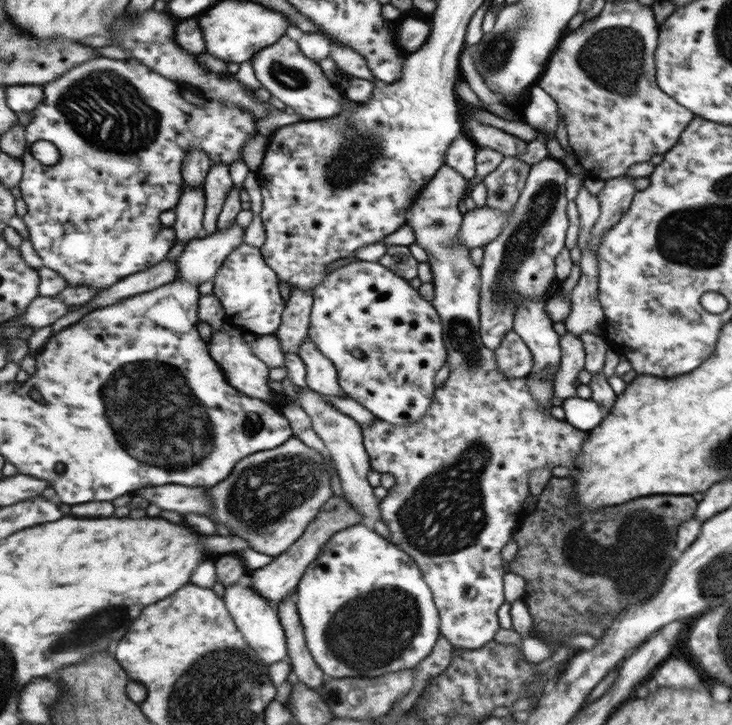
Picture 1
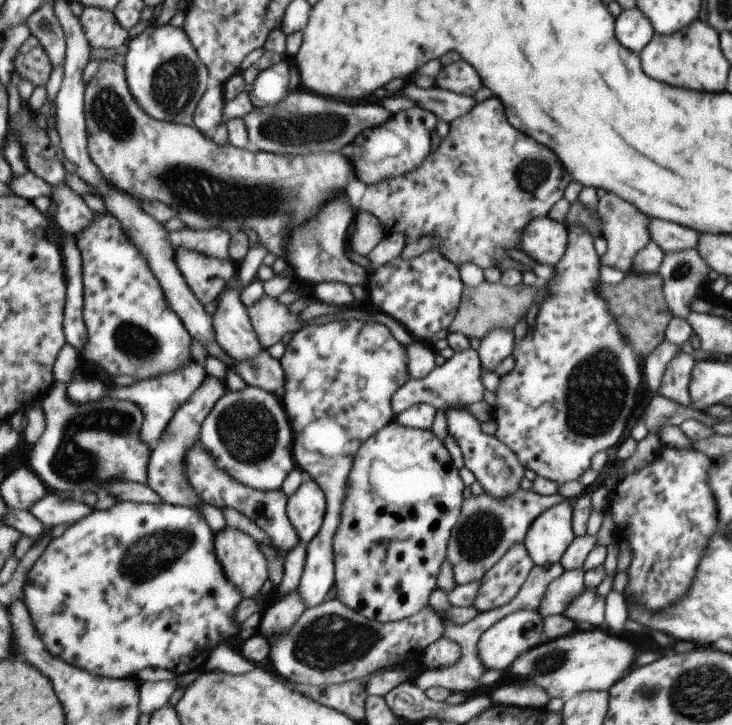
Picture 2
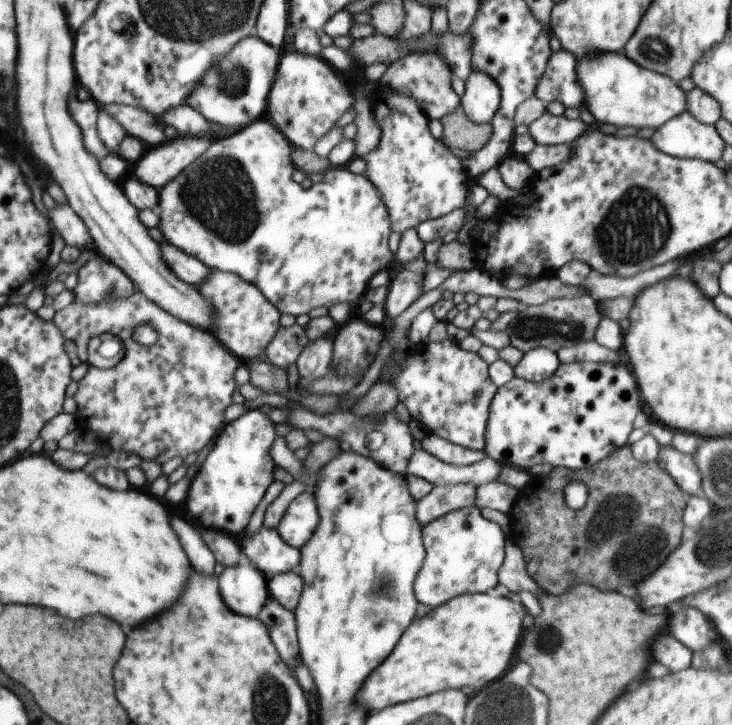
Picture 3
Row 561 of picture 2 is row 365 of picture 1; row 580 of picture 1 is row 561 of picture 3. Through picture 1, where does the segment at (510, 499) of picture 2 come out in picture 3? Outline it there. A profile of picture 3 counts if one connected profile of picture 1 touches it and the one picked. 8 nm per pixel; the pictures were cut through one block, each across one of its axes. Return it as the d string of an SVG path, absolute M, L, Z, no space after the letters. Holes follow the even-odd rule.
M464 507L452 512L447 512L440 518L431 520L423 526L421 530L423 538L423 549L425 558L423 564L414 579L414 596L419 603L433 609L439 605L444 605L450 600L454 600L464 593L482 593L487 588L493 588L497 584L497 570L503 560L503 534L495 522L481 520L479 509L476 507Z

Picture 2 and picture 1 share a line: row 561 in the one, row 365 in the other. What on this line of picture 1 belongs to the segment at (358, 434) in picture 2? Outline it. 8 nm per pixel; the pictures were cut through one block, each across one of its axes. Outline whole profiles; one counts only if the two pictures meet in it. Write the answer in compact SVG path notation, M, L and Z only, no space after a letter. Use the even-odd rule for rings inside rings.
M308 337L299 346L296 355L305 365L305 384L321 395L341 396L337 368Z

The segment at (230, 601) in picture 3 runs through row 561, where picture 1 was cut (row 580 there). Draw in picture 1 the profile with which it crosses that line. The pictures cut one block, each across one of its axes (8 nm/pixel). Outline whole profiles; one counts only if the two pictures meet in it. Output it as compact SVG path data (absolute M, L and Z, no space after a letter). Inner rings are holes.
M246 575L236 584L227 588L224 593L226 607L230 610L231 618L235 621L235 626L242 633L247 646L254 650L254 654L261 663L269 666L278 661L286 660L286 642L284 639L284 630L277 618L275 608L261 598L261 594L255 593L248 586L249 579Z

